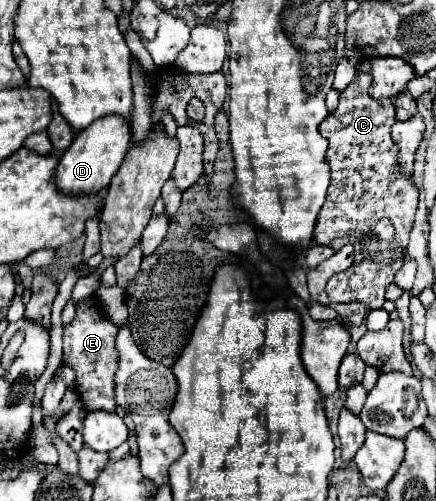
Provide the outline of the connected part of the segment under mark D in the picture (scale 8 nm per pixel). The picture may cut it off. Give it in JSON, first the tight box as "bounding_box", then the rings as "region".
{"bounding_box":[57,116,131,194],"region":[[[105,116],[95,120],[85,132],[79,132],[73,144],[61,156],[57,166],[57,186],[69,194],[91,194],[101,192],[109,186],[111,176],[119,170],[127,150],[131,146],[131,122],[125,124],[121,116]]]}

